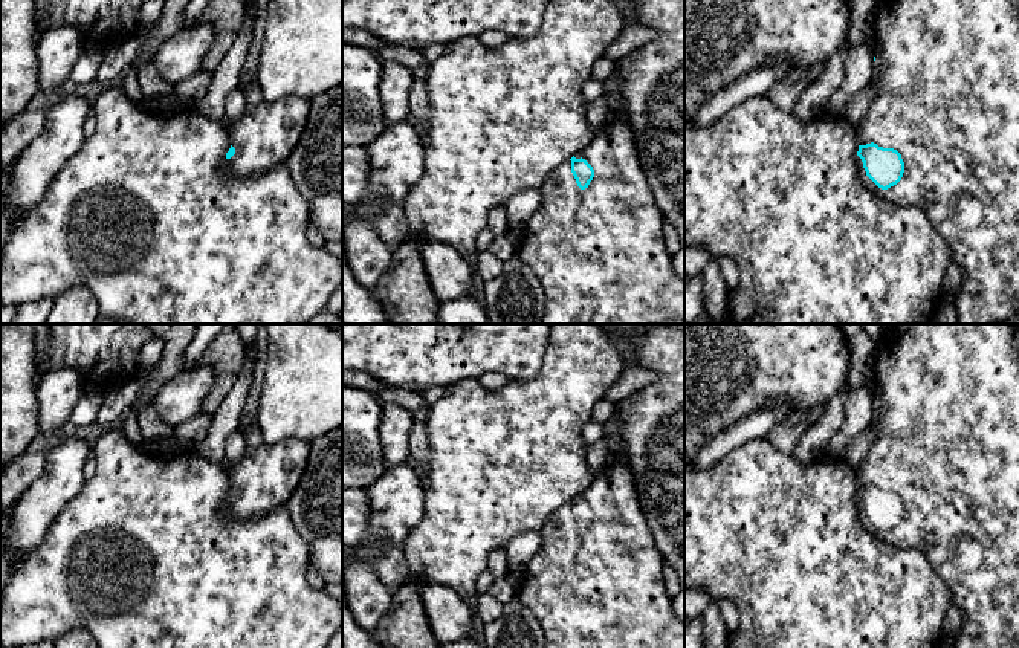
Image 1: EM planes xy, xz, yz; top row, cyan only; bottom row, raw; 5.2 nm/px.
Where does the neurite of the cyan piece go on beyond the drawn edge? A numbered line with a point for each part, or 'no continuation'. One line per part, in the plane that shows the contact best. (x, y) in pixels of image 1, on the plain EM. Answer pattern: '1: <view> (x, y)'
1: yz (946, 414)

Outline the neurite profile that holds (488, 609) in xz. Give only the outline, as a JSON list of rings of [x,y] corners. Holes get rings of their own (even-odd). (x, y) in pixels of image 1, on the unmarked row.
[[[490,593],[478,595],[474,611],[478,624],[486,625],[501,617],[504,611],[504,602],[498,601]]]

